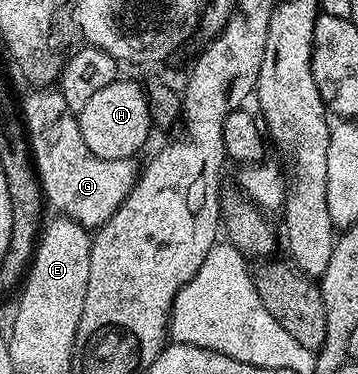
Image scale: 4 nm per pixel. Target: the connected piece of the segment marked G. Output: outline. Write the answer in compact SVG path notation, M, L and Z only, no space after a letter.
M40 88L22 106L22 122L44 189L47 205L63 217L72 218L85 228L99 228L126 200L138 177L138 166L131 158L102 160L86 148L82 140L79 117L68 107L66 100L55 89Z

